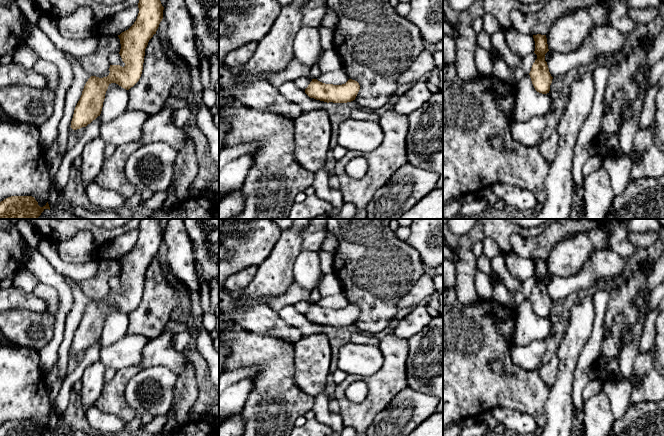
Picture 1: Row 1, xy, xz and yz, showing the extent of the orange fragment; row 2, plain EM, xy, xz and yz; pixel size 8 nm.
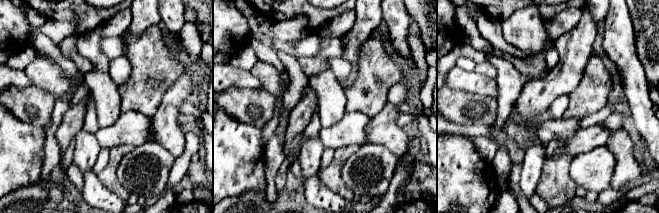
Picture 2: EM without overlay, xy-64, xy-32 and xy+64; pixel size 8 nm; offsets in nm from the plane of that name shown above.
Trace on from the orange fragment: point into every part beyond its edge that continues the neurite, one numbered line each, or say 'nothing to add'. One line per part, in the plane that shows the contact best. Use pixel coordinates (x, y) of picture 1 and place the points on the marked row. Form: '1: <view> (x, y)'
nothing to add

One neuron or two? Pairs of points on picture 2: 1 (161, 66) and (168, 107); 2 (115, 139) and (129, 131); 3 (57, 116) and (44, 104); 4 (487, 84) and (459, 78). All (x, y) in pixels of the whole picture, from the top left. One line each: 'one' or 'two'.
1: two
2: one
3: two
4: one

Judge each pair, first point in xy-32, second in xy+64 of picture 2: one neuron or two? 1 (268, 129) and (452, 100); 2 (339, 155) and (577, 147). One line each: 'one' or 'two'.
1: two
2: two

